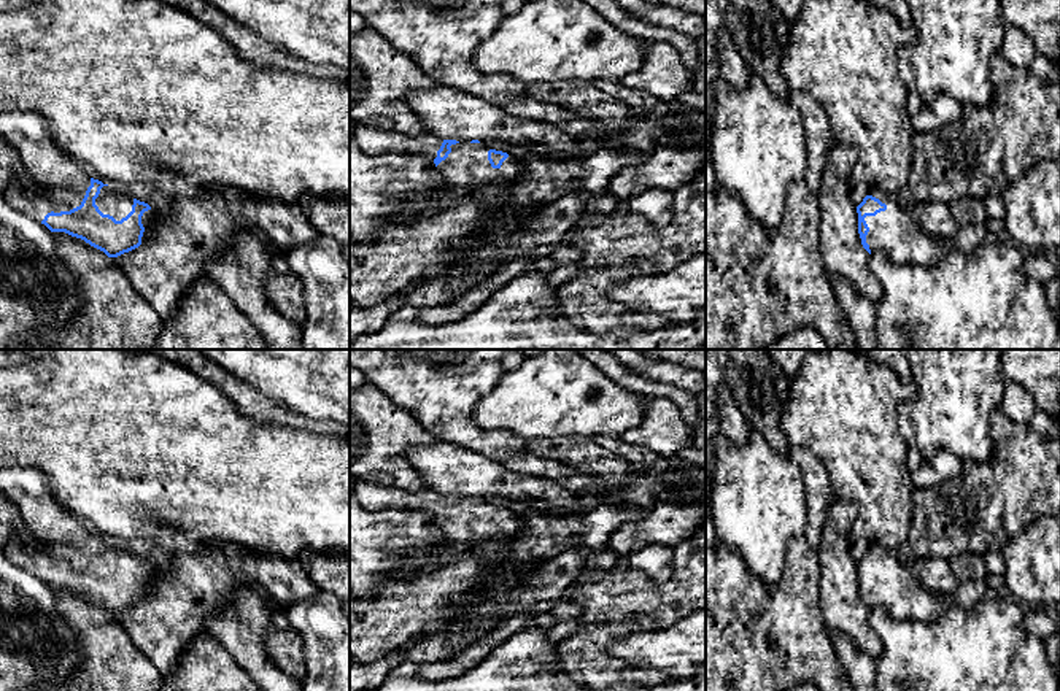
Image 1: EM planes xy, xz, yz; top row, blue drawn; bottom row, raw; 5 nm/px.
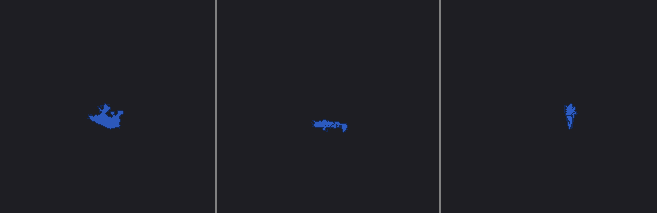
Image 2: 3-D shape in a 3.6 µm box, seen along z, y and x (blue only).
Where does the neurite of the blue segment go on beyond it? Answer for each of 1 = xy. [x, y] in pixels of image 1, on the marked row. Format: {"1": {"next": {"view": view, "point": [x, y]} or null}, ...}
{"1": {"next": {"view": "xy", "point": [62, 181]}}}

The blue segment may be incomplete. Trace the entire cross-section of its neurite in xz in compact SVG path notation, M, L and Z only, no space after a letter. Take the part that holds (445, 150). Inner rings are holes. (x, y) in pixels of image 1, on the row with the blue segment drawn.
M354 124L354 138L367 154L391 151L404 156L431 157L443 180L459 192L491 184L512 186L524 173L524 167L518 159L491 149L485 141L478 140L442 140L427 132L407 137L362 124Z

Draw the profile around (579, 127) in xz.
M518 97L499 105L505 113L526 121L553 124L575 140L594 138L602 129L598 122L582 118L563 106Z

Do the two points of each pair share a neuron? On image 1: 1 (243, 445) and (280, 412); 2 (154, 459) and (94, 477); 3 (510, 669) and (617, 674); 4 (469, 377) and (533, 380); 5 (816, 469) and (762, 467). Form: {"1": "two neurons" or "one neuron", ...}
{"1": "two neurons", "2": "one neuron", "3": "two neurons", "4": "two neurons", "5": "two neurons"}

